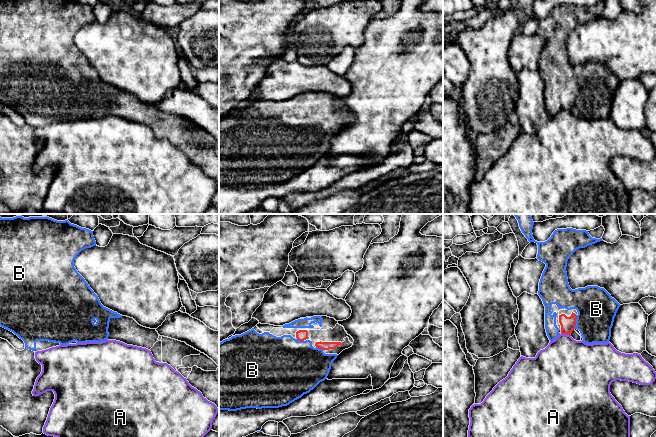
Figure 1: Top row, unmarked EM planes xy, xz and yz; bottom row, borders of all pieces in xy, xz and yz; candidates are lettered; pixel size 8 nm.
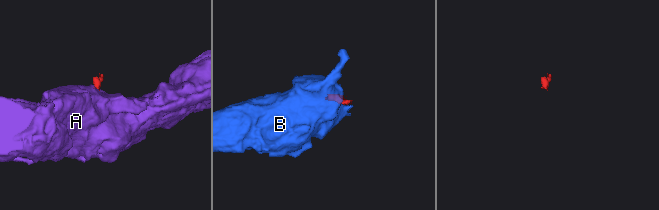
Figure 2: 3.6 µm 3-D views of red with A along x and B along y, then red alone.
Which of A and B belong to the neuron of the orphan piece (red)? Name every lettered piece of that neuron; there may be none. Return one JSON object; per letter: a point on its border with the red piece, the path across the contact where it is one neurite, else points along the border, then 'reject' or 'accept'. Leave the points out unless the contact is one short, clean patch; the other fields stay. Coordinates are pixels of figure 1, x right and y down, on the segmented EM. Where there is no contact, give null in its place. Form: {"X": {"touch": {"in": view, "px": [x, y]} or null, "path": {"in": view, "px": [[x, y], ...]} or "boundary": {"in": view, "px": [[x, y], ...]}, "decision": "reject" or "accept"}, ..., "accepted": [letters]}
{"A": {"touch": {"in": "yz", "px": [566, 333]}, "boundary": {"in": "yz", "px": [[561, 333], [570, 335]]}, "decision": "reject"}, "B": {"touch": {"in": "yz", "px": [575, 322]}, "decision": "accept"}, "accepted": ["B"]}

